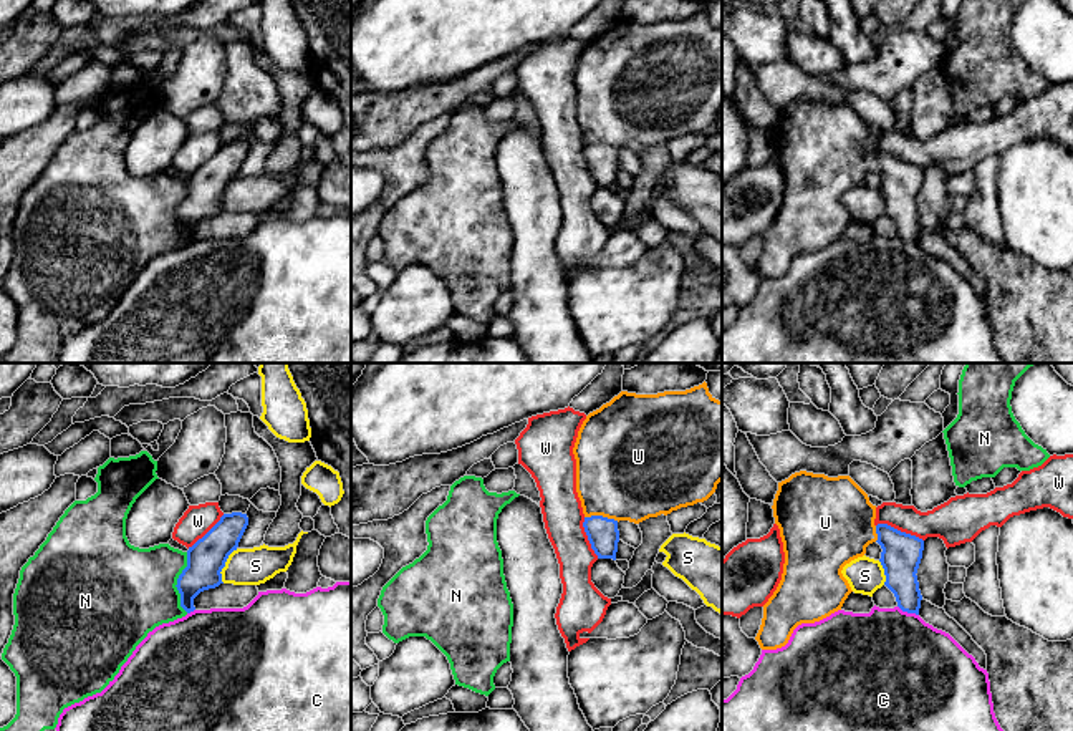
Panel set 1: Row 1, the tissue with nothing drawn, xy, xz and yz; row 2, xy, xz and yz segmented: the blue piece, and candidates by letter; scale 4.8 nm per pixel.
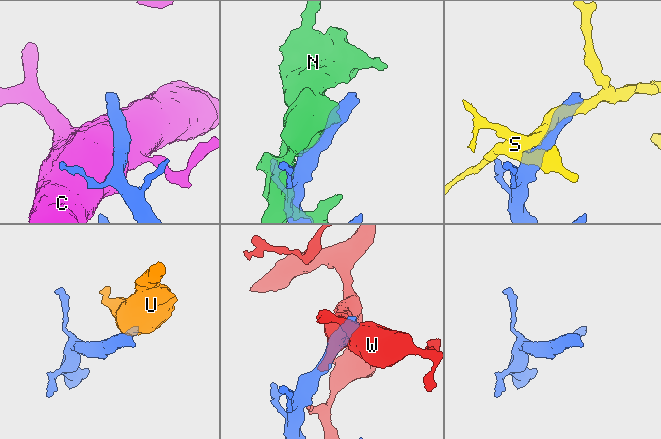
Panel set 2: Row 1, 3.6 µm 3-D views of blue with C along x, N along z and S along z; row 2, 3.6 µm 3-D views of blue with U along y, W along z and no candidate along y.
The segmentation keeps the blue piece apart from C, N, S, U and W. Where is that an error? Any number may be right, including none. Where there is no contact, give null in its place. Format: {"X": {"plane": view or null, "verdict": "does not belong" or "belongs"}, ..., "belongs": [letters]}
{"C": {"plane": "yz", "verdict": "does not belong"}, "N": {"plane": "xy", "verdict": "does not belong"}, "S": {"plane": "xy", "verdict": "does not belong"}, "U": {"plane": "xz", "verdict": "belongs"}, "W": {"plane": "yz", "verdict": "does not belong"}, "belongs": ["U"]}

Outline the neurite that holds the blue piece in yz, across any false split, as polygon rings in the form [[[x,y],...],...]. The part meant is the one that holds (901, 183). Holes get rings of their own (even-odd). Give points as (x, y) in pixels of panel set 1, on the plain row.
[[[800,99],[778,111],[773,146],[783,171],[782,209],[763,234],[755,265],[762,278],[788,272],[801,252],[820,250],[841,239],[853,220],[841,199],[878,171],[884,214],[902,240],[919,244],[917,197],[924,169],[888,152],[874,152],[876,134],[849,106]]]

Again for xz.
[[[705,10],[686,20],[664,20],[657,23],[636,23],[636,22],[621,20],[609,31],[603,33],[599,38],[586,45],[586,48],[583,50],[578,60],[573,83],[576,88],[576,121],[581,129],[581,136],[585,143],[583,156],[591,172],[591,177],[594,179],[598,187],[616,189],[618,171],[619,171],[619,159],[618,159],[619,149],[629,149],[639,152],[649,146],[657,146],[661,143],[667,144],[681,136],[704,131],[715,121],[717,113],[722,109],[722,30],[715,28],[709,22]]]

